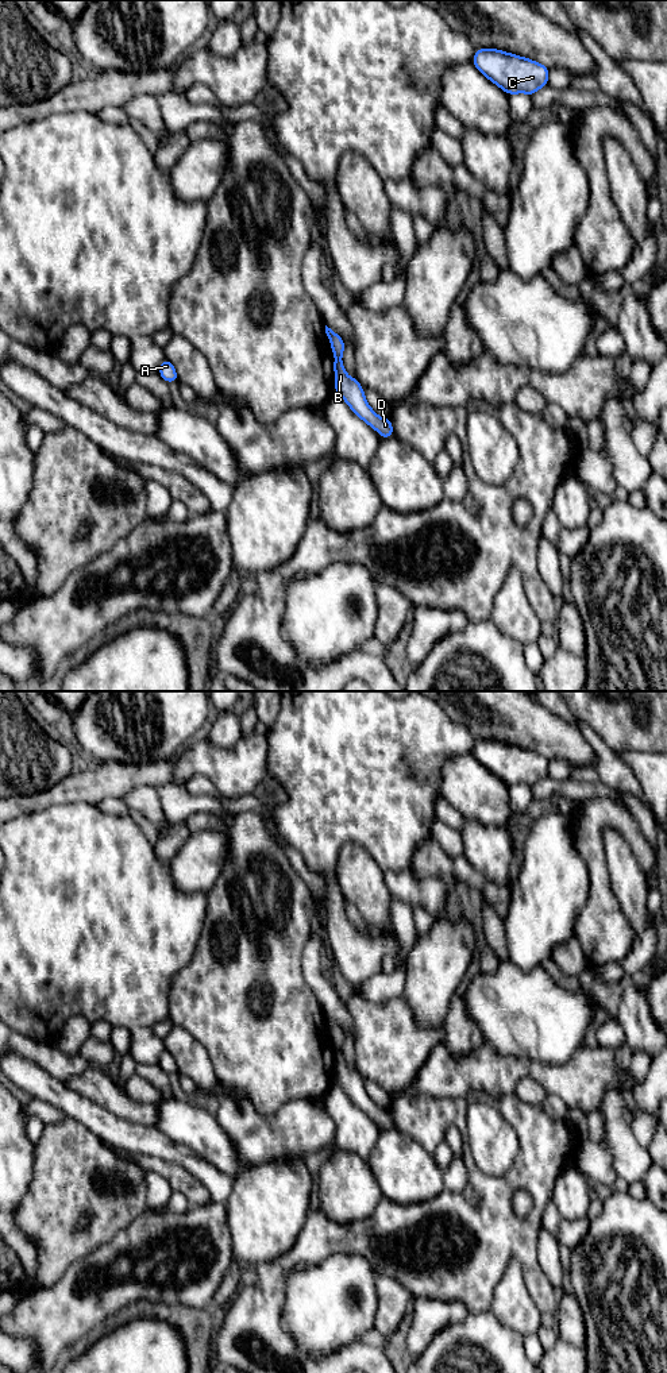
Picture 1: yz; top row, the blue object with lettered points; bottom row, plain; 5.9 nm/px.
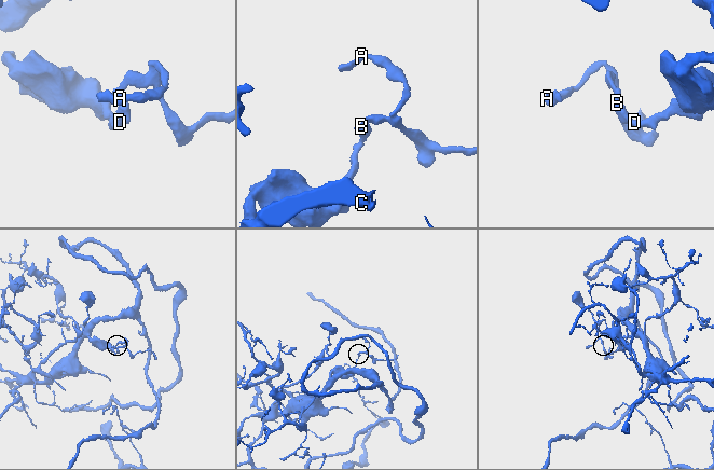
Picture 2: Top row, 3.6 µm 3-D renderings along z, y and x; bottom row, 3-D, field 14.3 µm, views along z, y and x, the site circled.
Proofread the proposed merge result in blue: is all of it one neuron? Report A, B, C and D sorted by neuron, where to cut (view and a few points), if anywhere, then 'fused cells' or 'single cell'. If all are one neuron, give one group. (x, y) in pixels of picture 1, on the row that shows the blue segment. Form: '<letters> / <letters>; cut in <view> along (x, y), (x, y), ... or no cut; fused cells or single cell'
A / B C D; cut in yz along (335, 358), (340, 359); fused cells

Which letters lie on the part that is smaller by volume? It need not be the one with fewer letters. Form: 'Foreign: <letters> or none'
Foreign: A

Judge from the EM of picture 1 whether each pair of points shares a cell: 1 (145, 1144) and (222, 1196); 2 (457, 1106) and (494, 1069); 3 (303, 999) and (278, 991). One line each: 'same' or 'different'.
1: same
2: different
3: same

